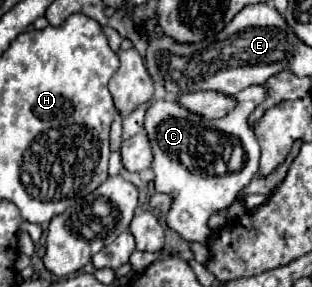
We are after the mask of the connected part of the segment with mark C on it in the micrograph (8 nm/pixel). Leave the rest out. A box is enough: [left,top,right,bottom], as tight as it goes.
[145,86,265,242]

